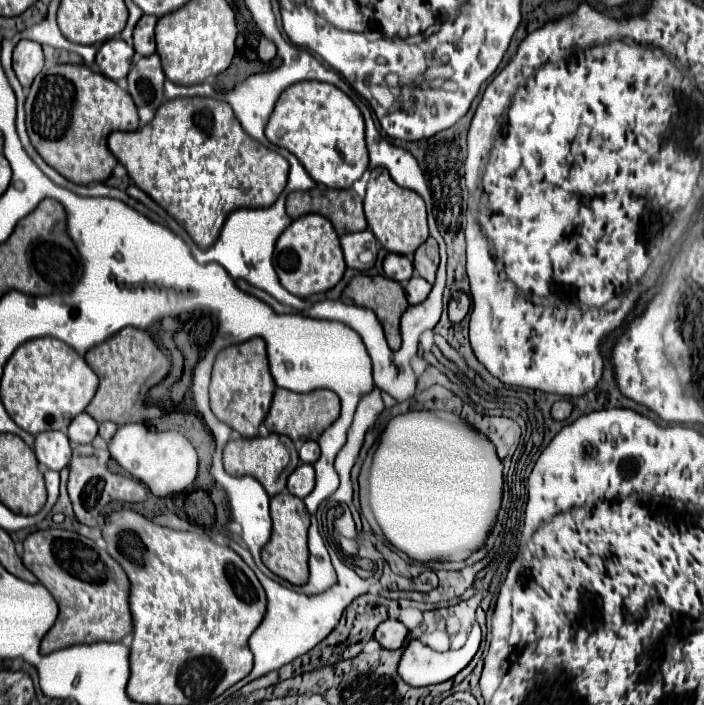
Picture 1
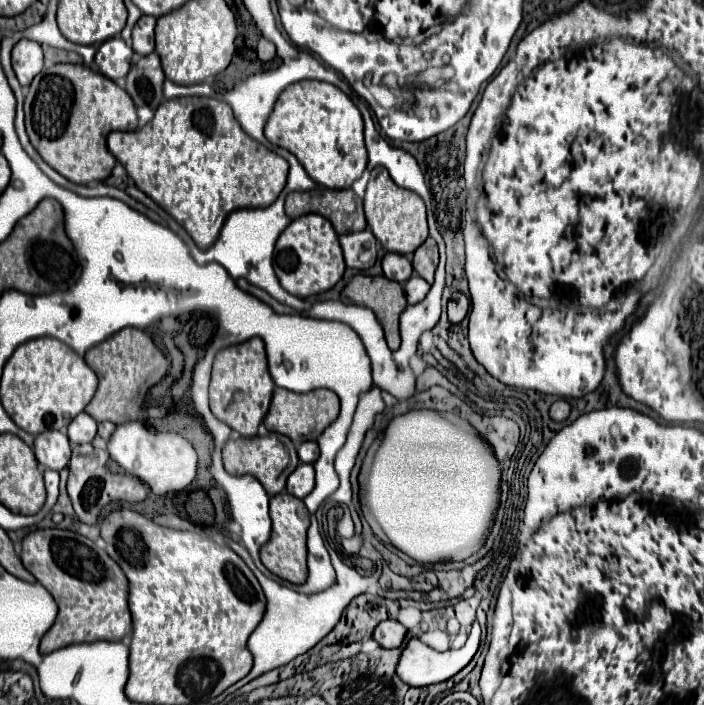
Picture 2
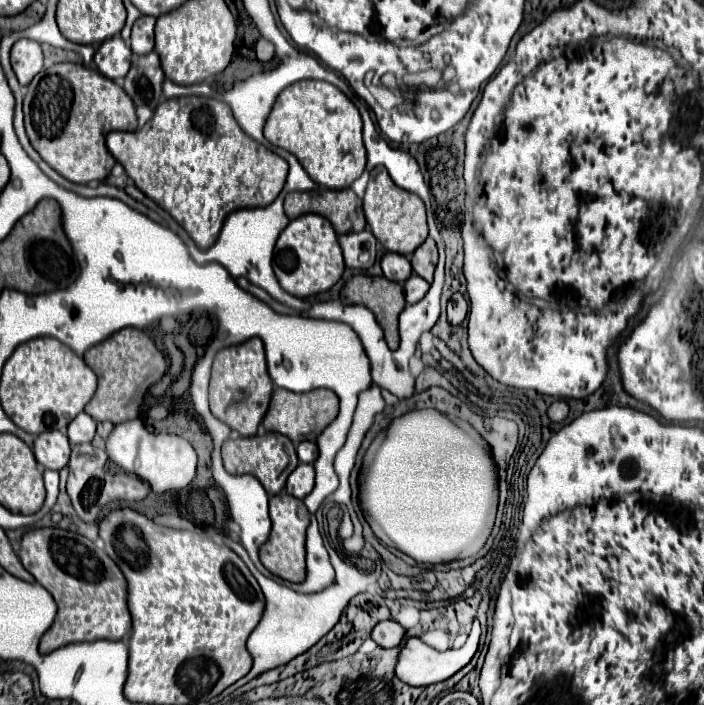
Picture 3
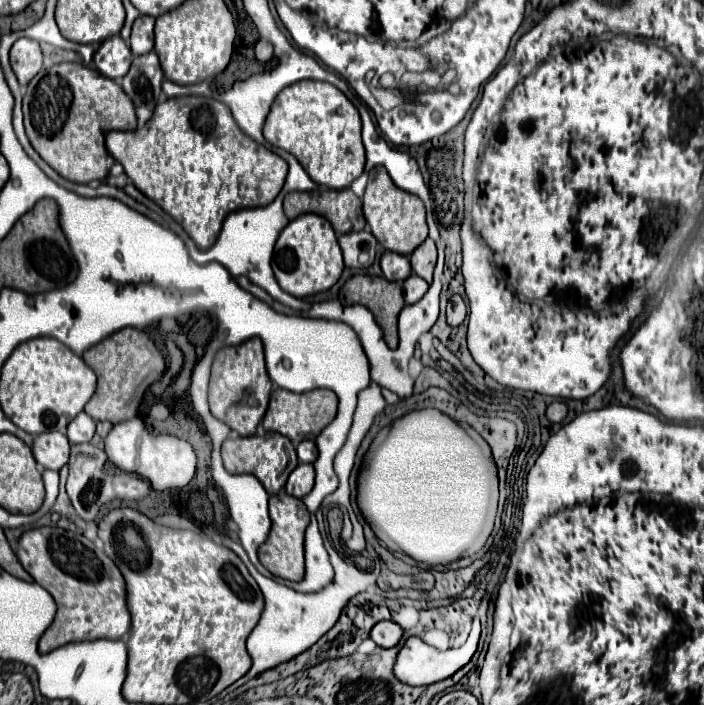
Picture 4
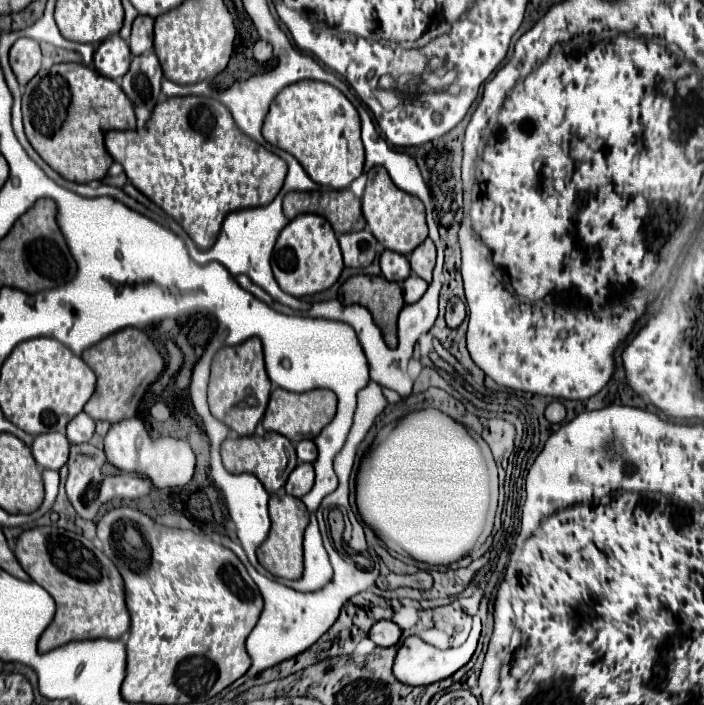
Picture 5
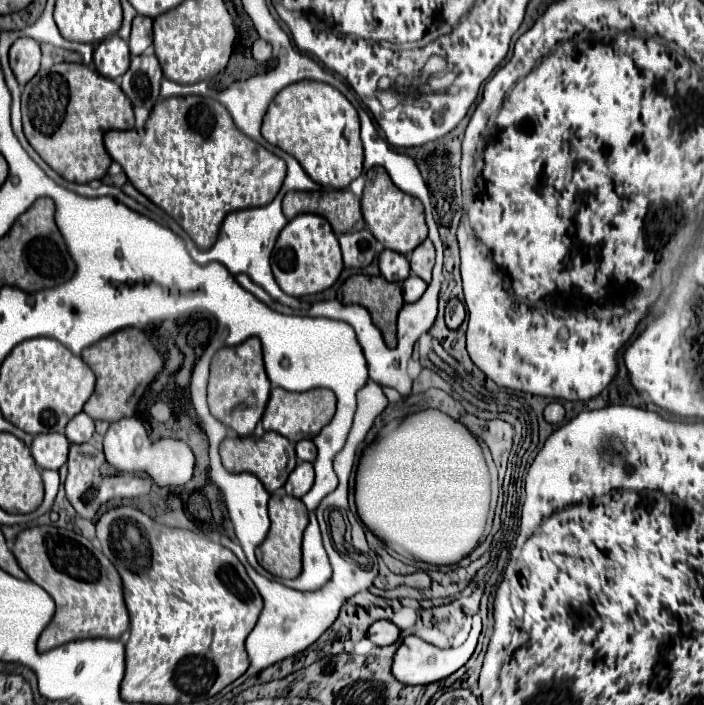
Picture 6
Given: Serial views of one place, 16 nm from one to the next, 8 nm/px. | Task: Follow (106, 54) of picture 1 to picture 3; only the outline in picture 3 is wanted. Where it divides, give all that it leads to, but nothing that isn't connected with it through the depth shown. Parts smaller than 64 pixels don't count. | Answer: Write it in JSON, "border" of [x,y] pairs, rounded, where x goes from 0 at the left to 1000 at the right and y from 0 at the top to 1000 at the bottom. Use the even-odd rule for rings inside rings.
{"border":[[[159,51],[148,57],[136,71],[134,91],[148,108],[159,113],[176,111],[188,91],[188,71],[179,65],[179,60],[170,51]]]}

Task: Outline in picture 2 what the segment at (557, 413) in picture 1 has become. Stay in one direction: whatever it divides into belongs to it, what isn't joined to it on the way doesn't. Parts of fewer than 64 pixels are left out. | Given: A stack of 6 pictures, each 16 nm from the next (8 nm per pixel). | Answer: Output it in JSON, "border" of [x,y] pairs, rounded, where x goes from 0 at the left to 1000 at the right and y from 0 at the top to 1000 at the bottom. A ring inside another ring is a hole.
{"border":[[[793,567],[781,576],[781,593],[790,599],[798,599],[810,587],[810,573],[804,567]]]}

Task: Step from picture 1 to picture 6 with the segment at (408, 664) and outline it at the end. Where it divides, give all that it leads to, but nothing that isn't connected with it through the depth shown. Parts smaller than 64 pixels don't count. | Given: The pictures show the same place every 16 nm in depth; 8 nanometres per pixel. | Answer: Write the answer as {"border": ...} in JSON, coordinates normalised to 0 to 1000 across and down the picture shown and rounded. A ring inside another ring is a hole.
{"border":[[[673,874],[673,888],[668,894],[668,902],[651,919],[622,919],[622,916],[594,905],[594,902],[577,902],[574,911],[565,916],[565,922],[560,928],[557,959],[563,959],[563,965],[568,965],[571,970],[611,970],[611,967],[636,962],[642,953],[648,953],[653,945],[659,945],[665,939],[665,933],[670,930],[670,925],[676,919],[682,894],[685,894],[682,874]]]}

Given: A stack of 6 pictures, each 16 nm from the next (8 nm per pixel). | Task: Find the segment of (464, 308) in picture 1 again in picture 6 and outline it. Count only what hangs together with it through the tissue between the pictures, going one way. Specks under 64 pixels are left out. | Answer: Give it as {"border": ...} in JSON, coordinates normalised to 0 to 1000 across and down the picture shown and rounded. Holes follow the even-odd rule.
{"border":[[[648,423],[639,426],[636,434],[634,434],[634,460],[636,460],[636,465],[648,468],[659,457],[659,451],[662,451],[659,431],[653,426],[648,426]]]}

